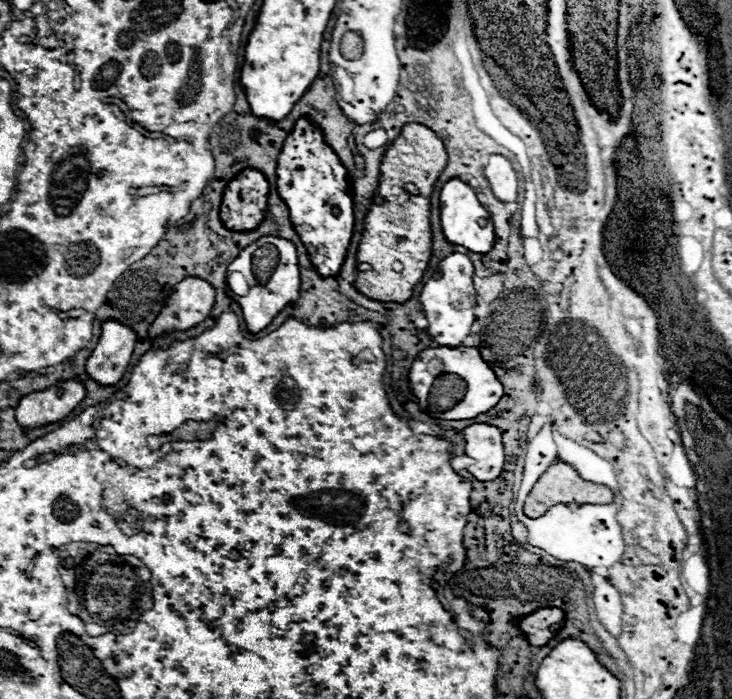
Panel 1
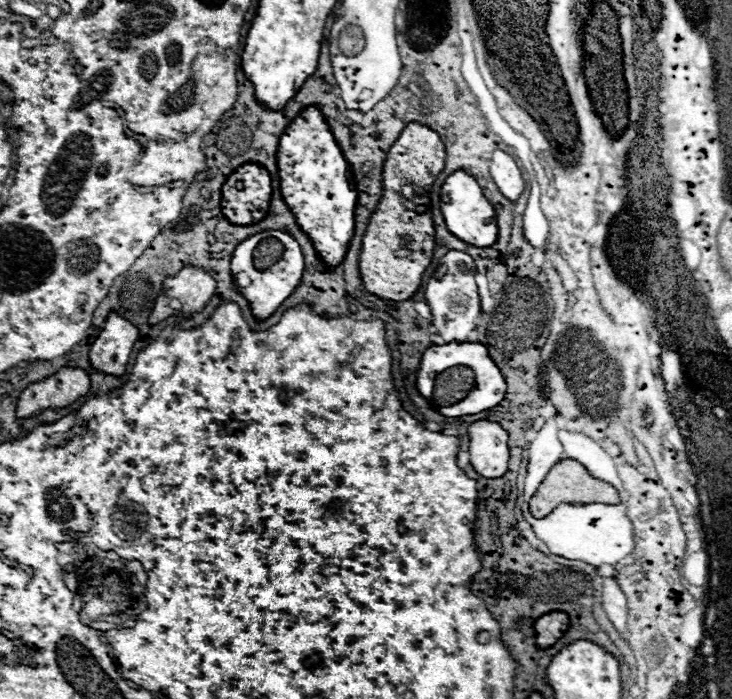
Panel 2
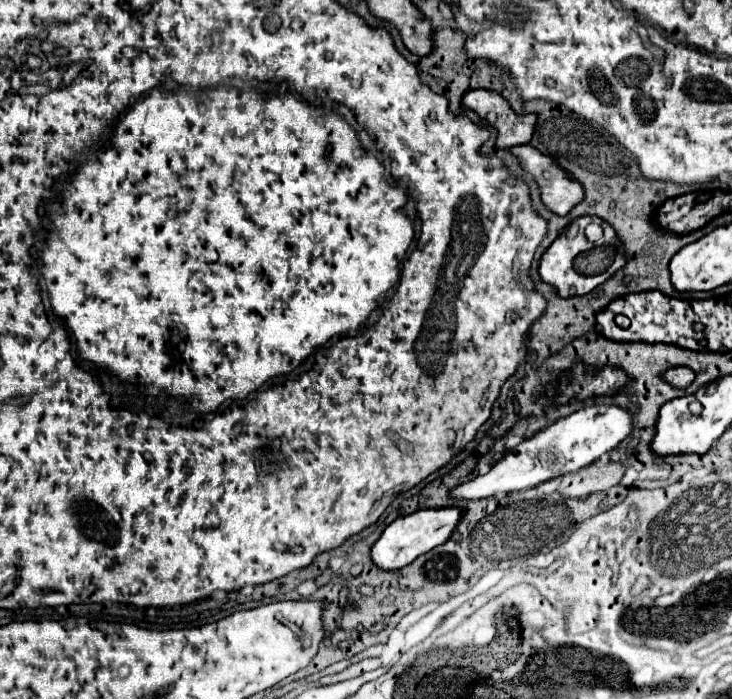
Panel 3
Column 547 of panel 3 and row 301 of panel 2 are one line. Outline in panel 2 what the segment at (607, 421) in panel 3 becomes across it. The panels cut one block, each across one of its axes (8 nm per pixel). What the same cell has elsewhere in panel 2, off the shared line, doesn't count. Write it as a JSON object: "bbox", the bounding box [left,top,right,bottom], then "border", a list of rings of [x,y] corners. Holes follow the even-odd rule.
{"bbox":[424,250,482,342],"border":[[[450,250],[442,260],[442,264],[448,266],[448,274],[440,280],[430,278],[428,286],[424,290],[424,298],[432,308],[432,324],[436,326],[436,332],[446,340],[446,342],[466,342],[468,334],[476,328],[476,320],[482,312],[480,308],[480,294],[476,286],[476,264],[474,258],[466,252]]]}

